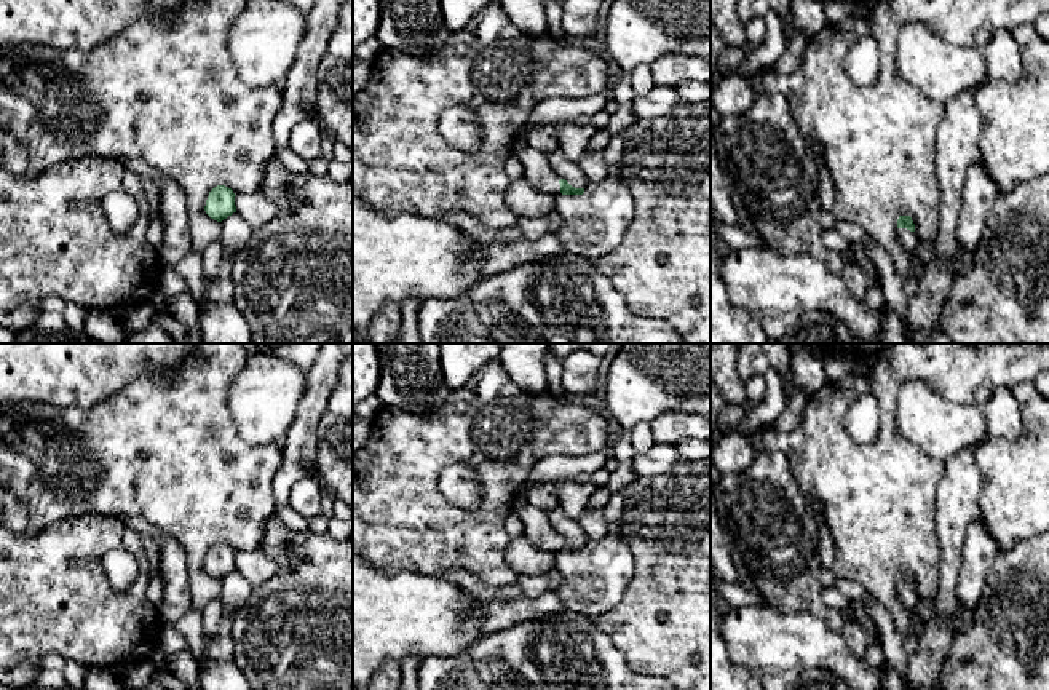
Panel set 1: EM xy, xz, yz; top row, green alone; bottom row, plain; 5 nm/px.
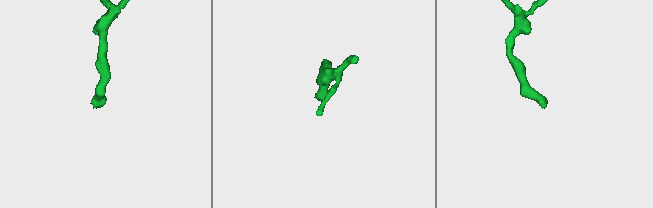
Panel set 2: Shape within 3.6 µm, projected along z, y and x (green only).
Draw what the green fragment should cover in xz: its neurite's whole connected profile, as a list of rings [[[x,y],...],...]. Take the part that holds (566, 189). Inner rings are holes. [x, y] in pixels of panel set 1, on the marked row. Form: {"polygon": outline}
{"polygon": [[[527,145],[516,152],[519,161],[524,166],[524,179],[540,192],[549,193],[549,195],[583,195],[584,188],[575,188],[572,187],[565,179],[560,179],[559,174],[556,174],[551,169],[551,165],[548,161],[548,155]]]}

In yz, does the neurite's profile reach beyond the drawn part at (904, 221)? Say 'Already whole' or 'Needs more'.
Needs more

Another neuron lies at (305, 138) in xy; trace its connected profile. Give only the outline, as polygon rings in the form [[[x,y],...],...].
[[[315,117],[307,118],[292,128],[289,147],[307,161],[321,157],[321,125]]]

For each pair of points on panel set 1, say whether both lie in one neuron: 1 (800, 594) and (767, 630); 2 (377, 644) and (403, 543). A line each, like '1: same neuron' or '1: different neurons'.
1: different neurons
2: different neurons

